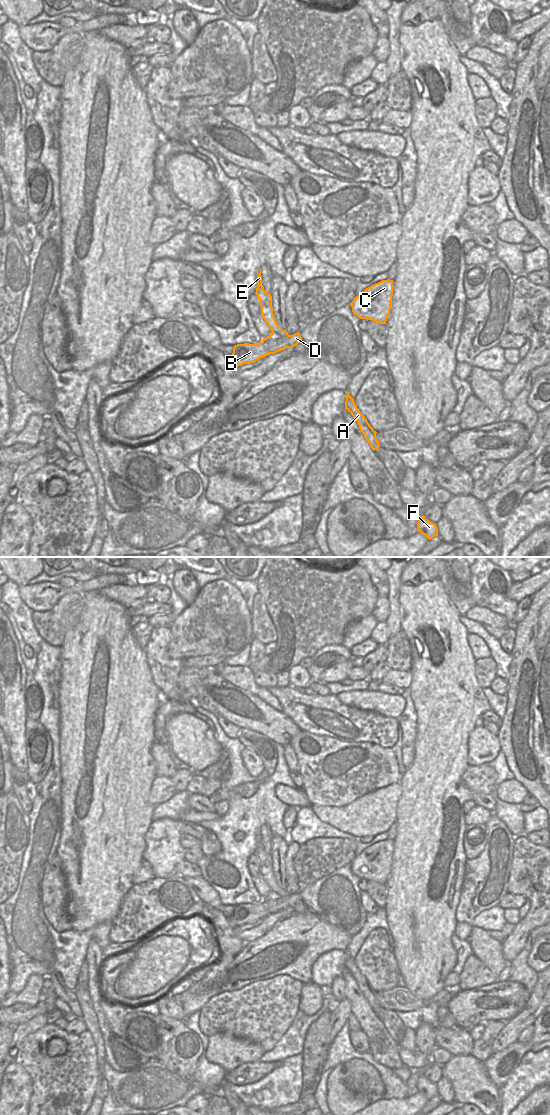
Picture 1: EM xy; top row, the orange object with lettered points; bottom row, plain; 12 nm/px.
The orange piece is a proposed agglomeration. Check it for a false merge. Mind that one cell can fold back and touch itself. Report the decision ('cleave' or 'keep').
cleave

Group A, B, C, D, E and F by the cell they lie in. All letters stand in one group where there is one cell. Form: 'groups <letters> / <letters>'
groups A E F / B C D

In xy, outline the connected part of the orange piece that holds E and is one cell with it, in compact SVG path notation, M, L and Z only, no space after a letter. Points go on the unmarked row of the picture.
M261 829L260 833L257 834L257 848L255 853L260 861L261 866L261 875L265 882L270 887L272 893L279 898L288 896L288 892L283 890L276 882L276 879L273 875L272 867L272 856L264 850L262 845Z

